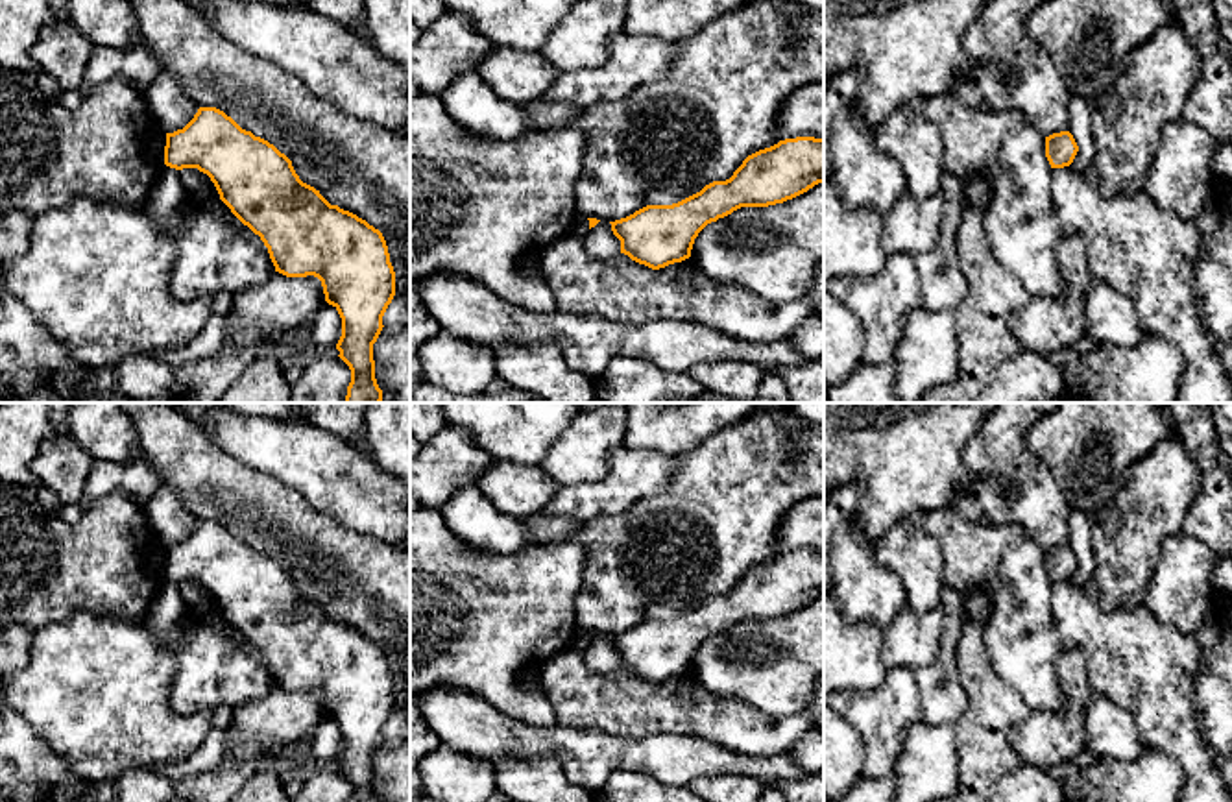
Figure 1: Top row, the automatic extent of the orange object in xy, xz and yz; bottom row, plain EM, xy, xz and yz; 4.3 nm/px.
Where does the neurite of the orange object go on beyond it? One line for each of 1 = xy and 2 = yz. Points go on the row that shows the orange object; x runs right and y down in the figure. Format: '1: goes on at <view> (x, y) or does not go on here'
1: does not go on here
2: does not go on here

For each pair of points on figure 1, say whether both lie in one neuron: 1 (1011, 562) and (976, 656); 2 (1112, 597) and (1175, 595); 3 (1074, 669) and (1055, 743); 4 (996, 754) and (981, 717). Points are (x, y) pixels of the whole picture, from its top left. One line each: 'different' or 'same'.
1: different
2: different
3: same
4: same

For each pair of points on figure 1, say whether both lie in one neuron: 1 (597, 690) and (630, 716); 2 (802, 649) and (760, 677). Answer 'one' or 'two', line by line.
1: one
2: one

